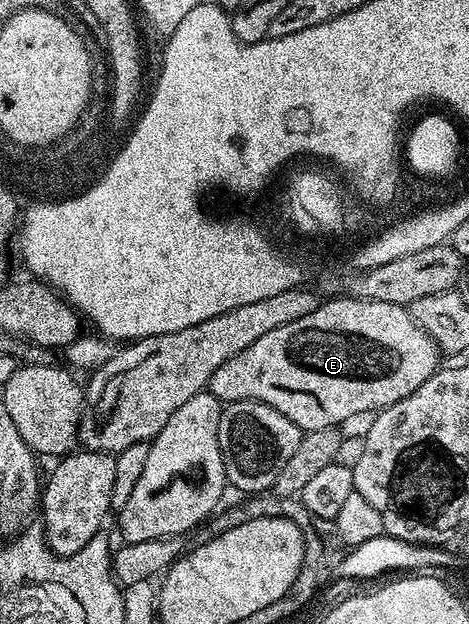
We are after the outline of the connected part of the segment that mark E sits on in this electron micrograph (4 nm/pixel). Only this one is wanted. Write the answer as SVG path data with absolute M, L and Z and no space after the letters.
M325 299L314 314L306 314L306 318L298 318L298 322L286 322L286 326L278 326L278 330L262 334L262 338L246 346L242 354L234 354L230 362L222 362L212 375L212 395L222 402L262 402L278 410L278 414L286 414L290 422L307 433L343 426L351 416L360 416L363 412L375 414L381 408L388 408L418 390L426 378L438 371L436 343L414 323L405 305L347 299Z

